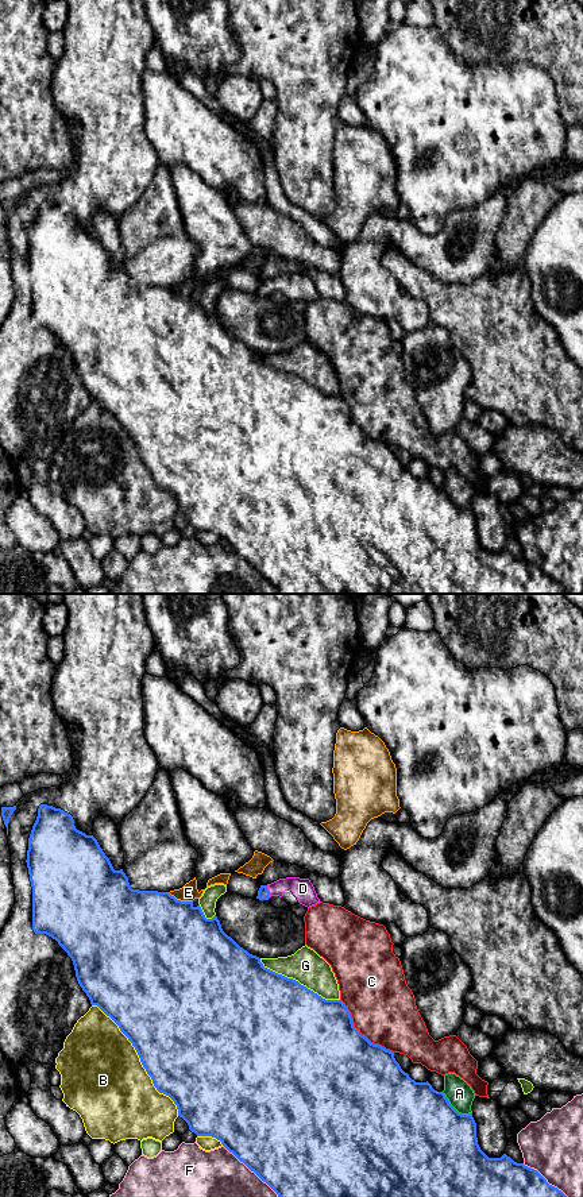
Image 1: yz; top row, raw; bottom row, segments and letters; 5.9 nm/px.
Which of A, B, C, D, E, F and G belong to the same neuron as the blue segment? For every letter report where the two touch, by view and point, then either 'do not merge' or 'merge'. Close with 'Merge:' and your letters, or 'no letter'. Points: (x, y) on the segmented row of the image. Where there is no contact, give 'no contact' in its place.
A: yz (454, 1108) | do not merge
B: yz (141, 1060) | do not merge
C: yz (359, 1033) | do not merge
D: yz (267, 891) | merge
E: yz (180, 900) | do not merge
F: yz (251, 1170) | do not merge
G: yz (297, 981) | do not merge
Merge: D

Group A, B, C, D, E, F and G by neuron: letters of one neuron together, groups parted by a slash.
A / B / C / D / E / F / G

